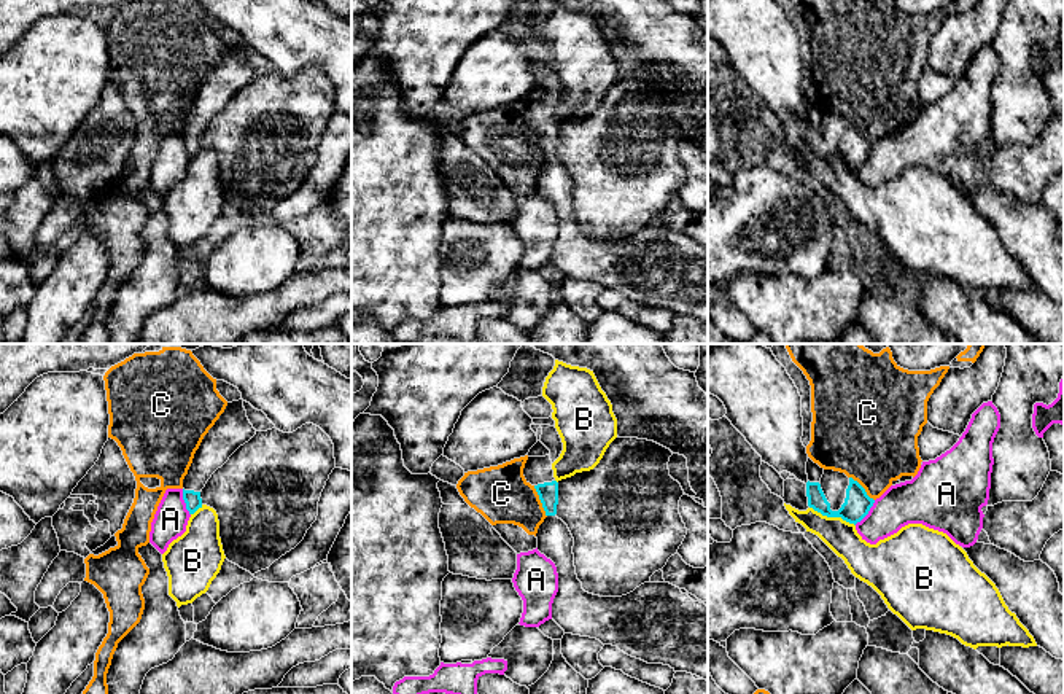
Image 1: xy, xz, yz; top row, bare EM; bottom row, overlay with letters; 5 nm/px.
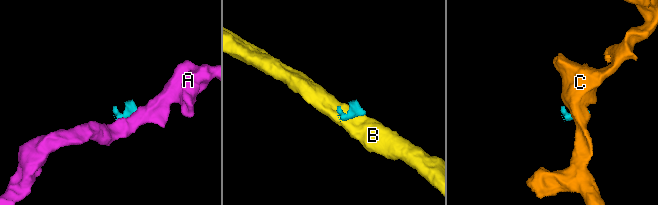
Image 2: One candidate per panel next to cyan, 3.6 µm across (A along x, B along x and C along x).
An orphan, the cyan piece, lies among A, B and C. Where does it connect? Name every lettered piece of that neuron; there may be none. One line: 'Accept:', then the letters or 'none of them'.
Accept: none of them

